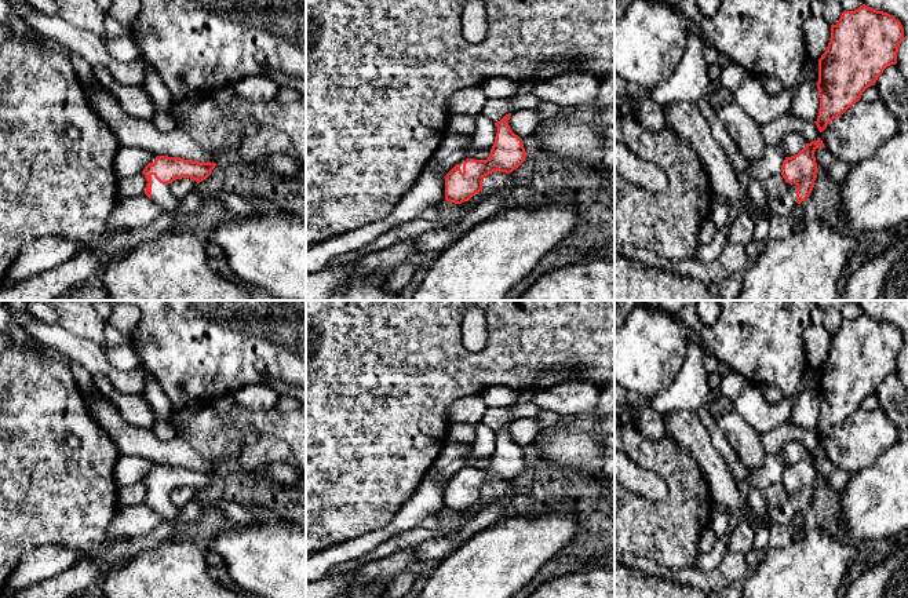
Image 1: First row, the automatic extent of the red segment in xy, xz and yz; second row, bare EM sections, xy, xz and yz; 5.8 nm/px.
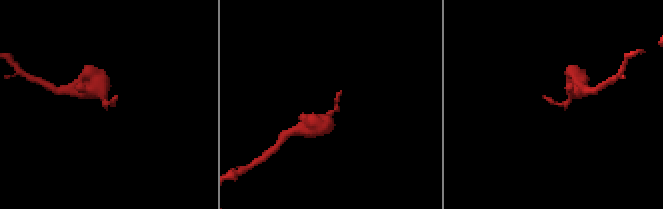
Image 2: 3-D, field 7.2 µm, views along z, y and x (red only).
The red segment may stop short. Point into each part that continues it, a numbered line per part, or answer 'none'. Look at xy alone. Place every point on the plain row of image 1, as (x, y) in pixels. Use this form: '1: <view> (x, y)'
1: xy (161, 504)

